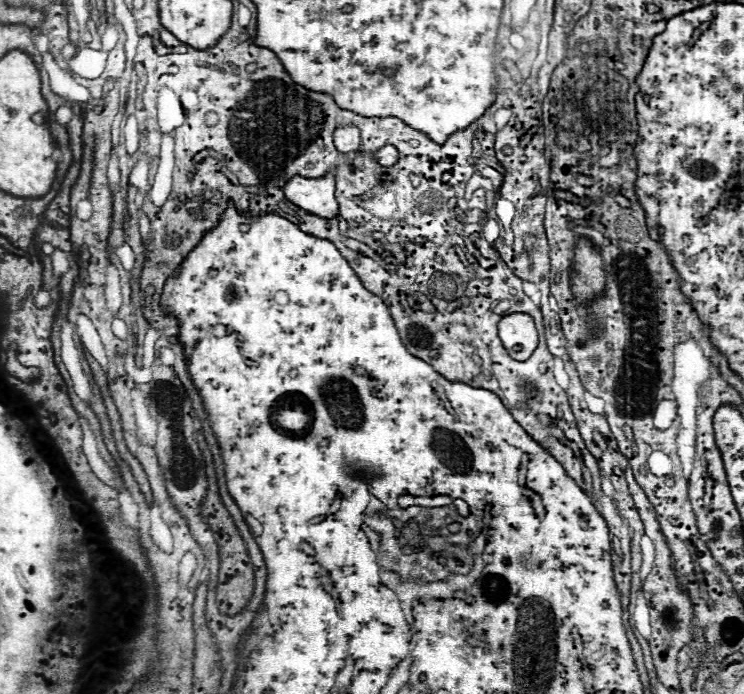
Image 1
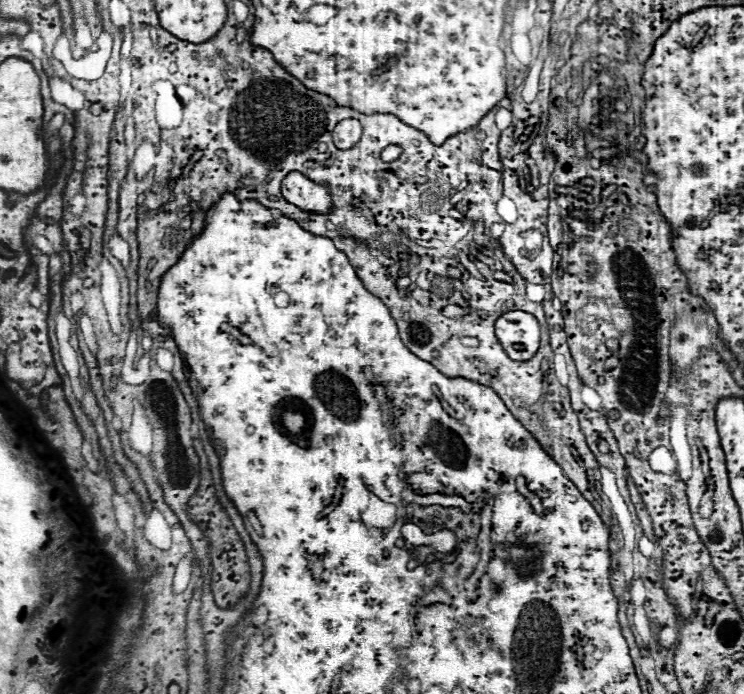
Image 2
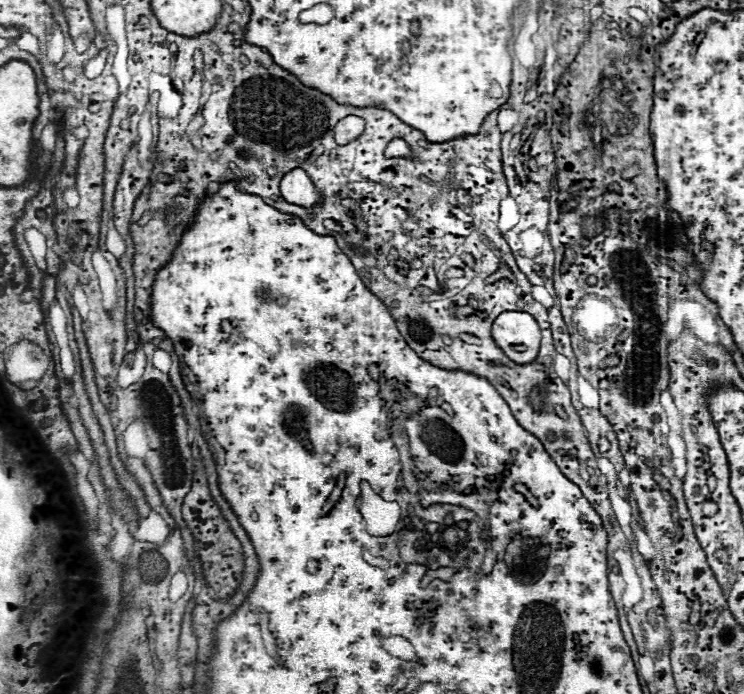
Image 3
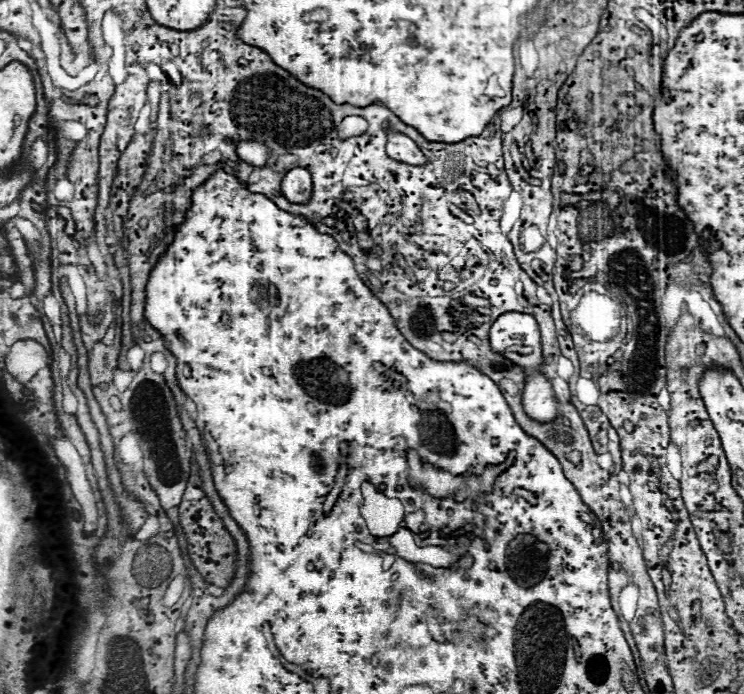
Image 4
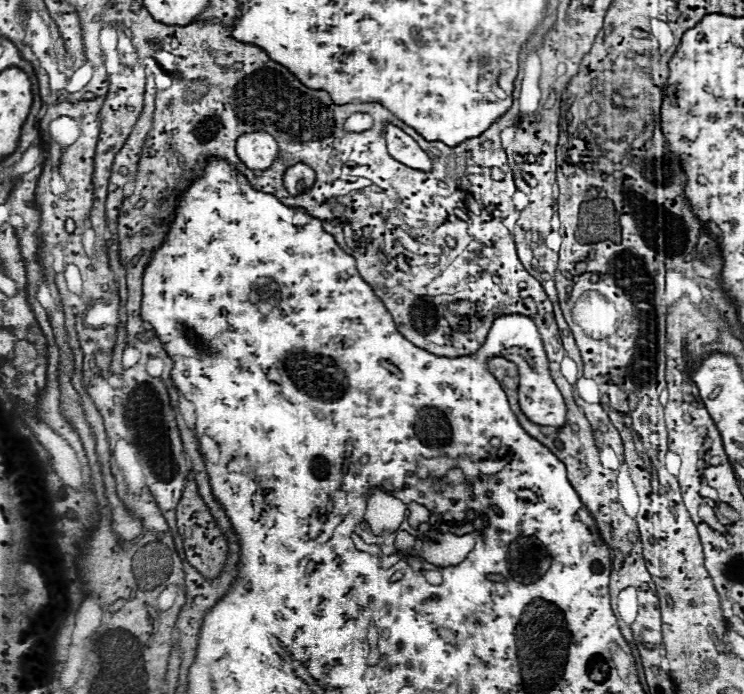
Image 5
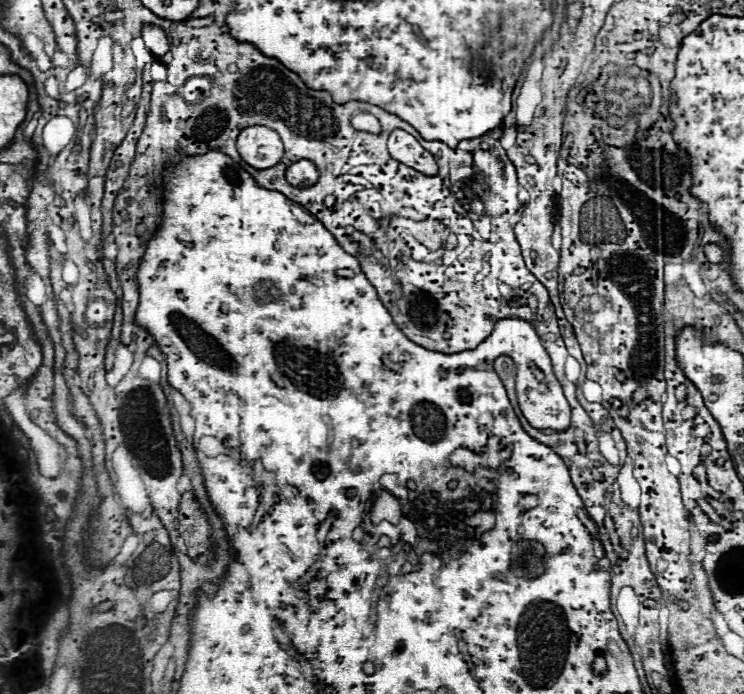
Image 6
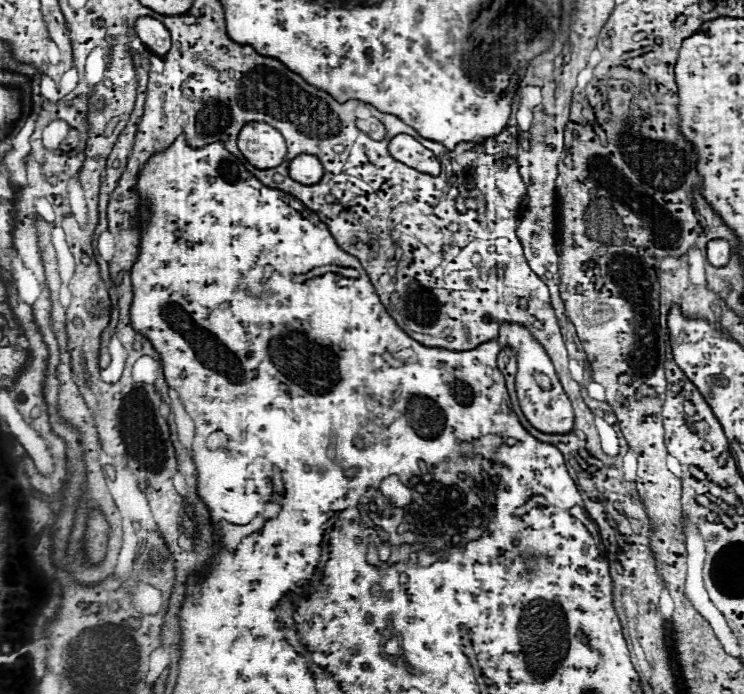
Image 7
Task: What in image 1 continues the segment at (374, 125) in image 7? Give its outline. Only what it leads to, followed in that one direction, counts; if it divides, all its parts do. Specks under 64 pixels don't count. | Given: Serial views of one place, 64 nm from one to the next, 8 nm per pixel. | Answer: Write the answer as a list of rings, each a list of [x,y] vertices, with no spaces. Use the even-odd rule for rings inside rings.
[[[352,124],[344,126],[344,128],[338,128],[334,132],[334,144],[336,144],[338,152],[342,152],[342,154],[358,150],[360,148],[360,130]]]

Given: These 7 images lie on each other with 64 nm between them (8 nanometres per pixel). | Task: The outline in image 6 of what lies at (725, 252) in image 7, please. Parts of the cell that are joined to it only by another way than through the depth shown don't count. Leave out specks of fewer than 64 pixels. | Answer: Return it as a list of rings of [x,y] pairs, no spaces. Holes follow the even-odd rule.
[[[708,244],[704,248],[704,252],[706,252],[706,258],[710,264],[720,264],[724,258],[724,248],[720,244]]]

